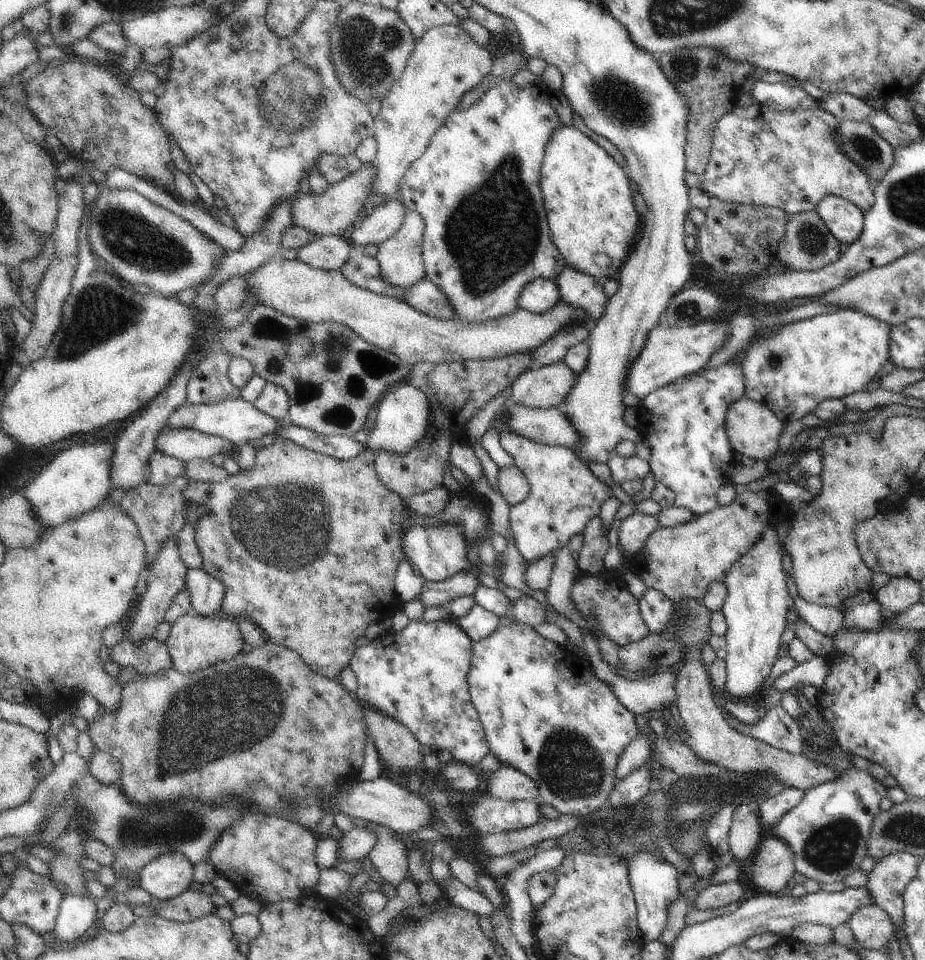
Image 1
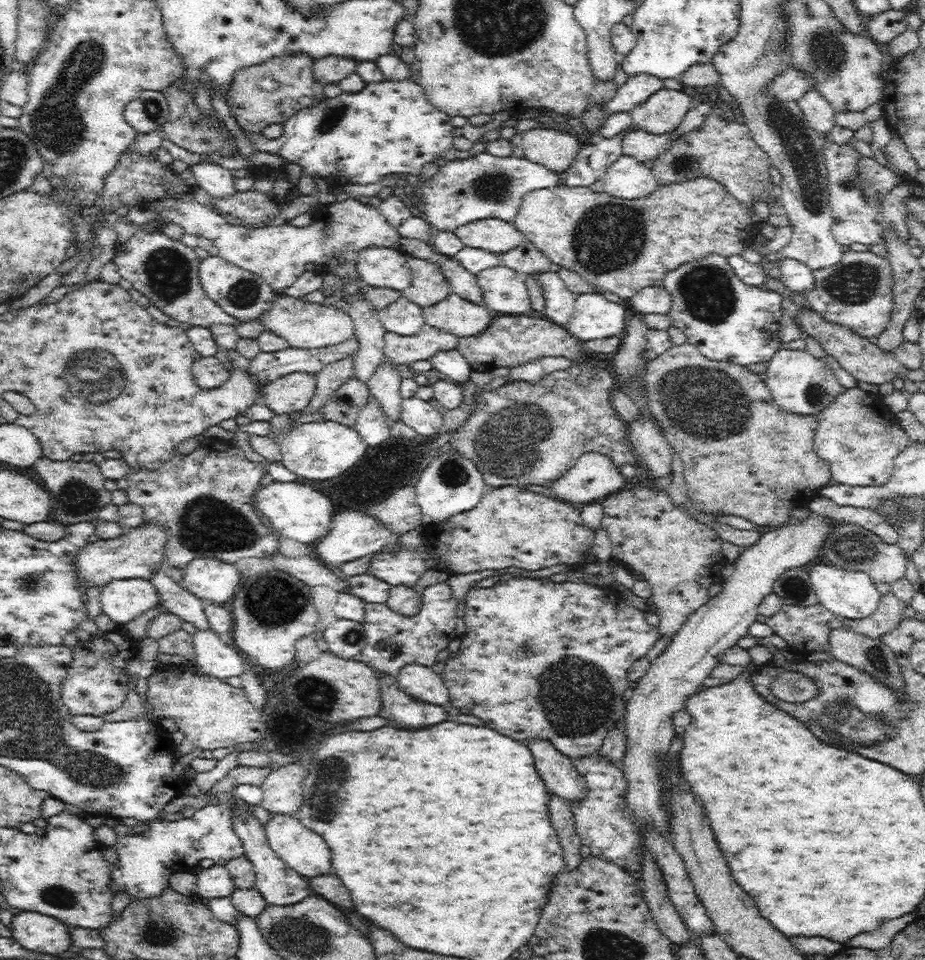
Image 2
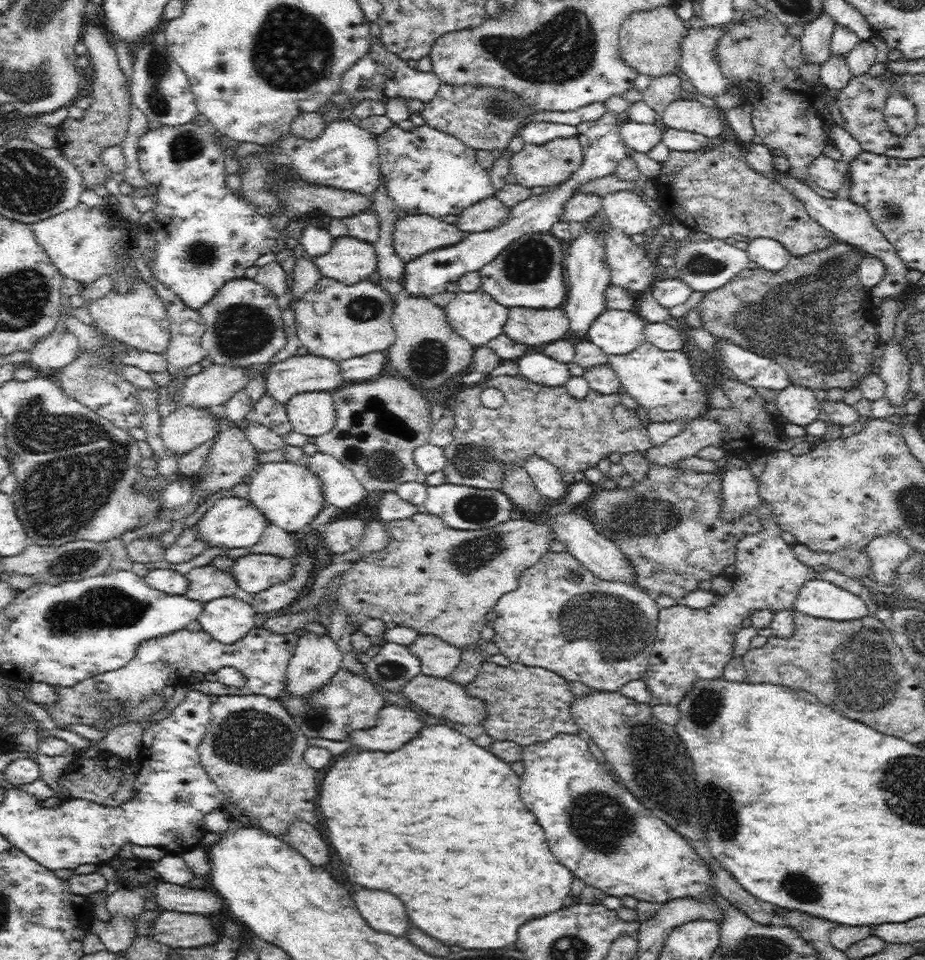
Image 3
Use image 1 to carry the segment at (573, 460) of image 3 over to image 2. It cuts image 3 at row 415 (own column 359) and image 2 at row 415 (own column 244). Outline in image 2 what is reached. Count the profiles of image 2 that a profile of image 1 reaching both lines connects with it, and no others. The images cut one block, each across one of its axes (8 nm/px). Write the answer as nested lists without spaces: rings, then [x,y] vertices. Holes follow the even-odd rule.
[[[574,362],[570,370],[558,370],[542,378],[542,382],[508,382],[496,390],[488,388],[476,398],[476,410],[470,414],[468,422],[452,436],[450,446],[454,452],[462,454],[478,466],[488,488],[516,486],[524,488],[526,484],[548,486],[556,482],[578,462],[580,456],[588,452],[598,452],[608,456],[618,468],[624,464],[636,466],[640,462],[632,444],[628,442],[628,422],[612,408],[612,392],[618,388],[612,370],[598,370],[598,374],[584,386],[576,382],[580,376],[580,364]]]

